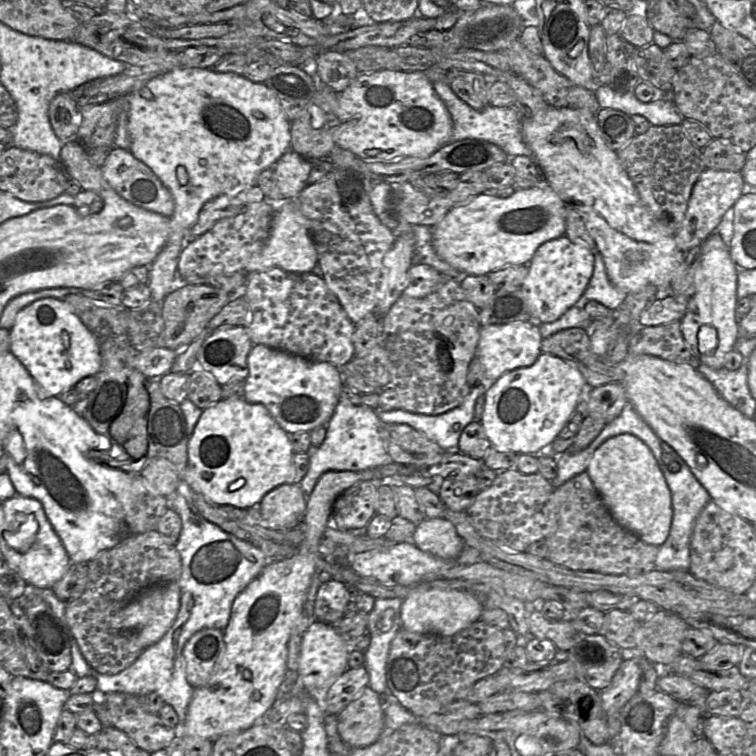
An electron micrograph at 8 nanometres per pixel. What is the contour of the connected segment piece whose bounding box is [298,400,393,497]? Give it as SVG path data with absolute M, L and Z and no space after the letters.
M340 400L326 428L324 442L320 447L310 450L309 470L298 483L306 497L311 495L316 483L327 471L364 471L393 462L382 440L382 422L376 410Z

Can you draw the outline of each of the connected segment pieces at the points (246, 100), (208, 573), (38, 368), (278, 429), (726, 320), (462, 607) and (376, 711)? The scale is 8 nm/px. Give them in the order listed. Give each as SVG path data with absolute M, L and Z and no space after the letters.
M183 68L183 69L176 69L173 70L171 72L168 72L166 74L163 74L161 76L155 77L149 81L147 81L142 87L140 87L139 89L132 91L130 93L128 93L127 95L123 95L119 101L117 101L117 115L118 115L118 105L128 105L128 132L131 138L131 146L129 148L129 151L134 155L134 157L138 160L140 160L142 163L144 163L146 166L148 166L153 173L160 179L160 181L163 183L163 185L165 187L168 188L168 190L171 192L172 197L174 199L174 203L175 203L175 208L174 208L174 212L173 214L170 216L170 227L169 227L169 232L168 232L168 237L167 237L167 241L164 244L163 248L160 250L160 252L158 253L157 257L155 258L155 260L152 262L152 264L149 266L149 278L148 278L148 286L150 288L150 292L151 292L151 300L155 301L155 302L162 302L165 298L165 296L172 290L175 289L175 286L178 285L178 283L181 282L181 279L178 278L177 276L177 265L178 265L178 261L179 261L179 256L186 244L187 241L189 241L189 233L191 228L194 226L194 224L196 223L196 220L198 219L198 215L199 212L201 211L202 207L204 206L205 203L207 203L208 201L221 196L221 195L229 195L229 196L235 196L237 194L239 194L240 192L246 191L248 189L250 189L251 187L257 185L257 178L259 176L259 174L268 168L272 168L275 163L281 158L281 156L286 153L289 149L290 149L290 144L291 144L291 134L290 134L290 124L291 122L289 122L287 120L287 118L285 117L283 110L280 106L280 103L276 97L276 95L273 93L273 91L271 91L266 85L265 83L256 83L253 82L249 79L247 79L246 77L244 77L243 75L239 75L233 72L226 72L226 73L221 73L221 72L216 72L211 68Z
M174 492L166 497L170 508L178 513L182 521L180 537L176 543L182 564L178 580L181 591L180 608L173 625L157 643L146 648L129 667L113 675L94 670L83 657L76 639L70 633L72 663L69 670L79 678L94 677L97 680L96 692L101 695L120 692L139 696L156 692L166 704L175 709L182 724L195 690L186 679L184 646L202 629L225 630L235 598L261 573L268 560L256 546L225 532L194 513L183 495Z
M63 299L37 300L18 312L9 330L11 352L47 395L58 396L83 378L95 376L101 367L95 336Z
M221 399L216 404L202 409L203 412L189 438L188 466L184 479L194 492L219 505L230 505L240 509L251 508L260 503L272 489L282 484L295 483L296 470L293 463L294 450L288 433L259 403L241 399Z
M713 233L702 244L703 260L695 277L695 293L691 297L686 314L681 319L681 330L699 364L719 369L724 367L726 354L735 349L740 338L736 312L739 270L731 257L729 247L718 233Z
M422 583L403 599L400 616L402 628L409 632L452 636L479 621L483 609L481 600L471 592L458 589L437 589Z
M368 686L360 697L337 714L337 729L340 738L350 748L367 747L375 743L384 728L381 695Z

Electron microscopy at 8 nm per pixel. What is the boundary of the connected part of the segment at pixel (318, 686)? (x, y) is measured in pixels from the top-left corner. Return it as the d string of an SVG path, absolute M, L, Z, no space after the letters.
M315 621L304 633L300 645L299 675L304 688L322 706L326 693L333 682L348 668L346 642L341 638L334 625Z

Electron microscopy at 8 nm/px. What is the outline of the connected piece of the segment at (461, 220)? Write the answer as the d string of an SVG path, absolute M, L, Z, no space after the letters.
M549 185L516 189L507 198L484 192L452 207L432 227L433 246L443 260L463 275L528 265L542 243L565 234L566 208Z

